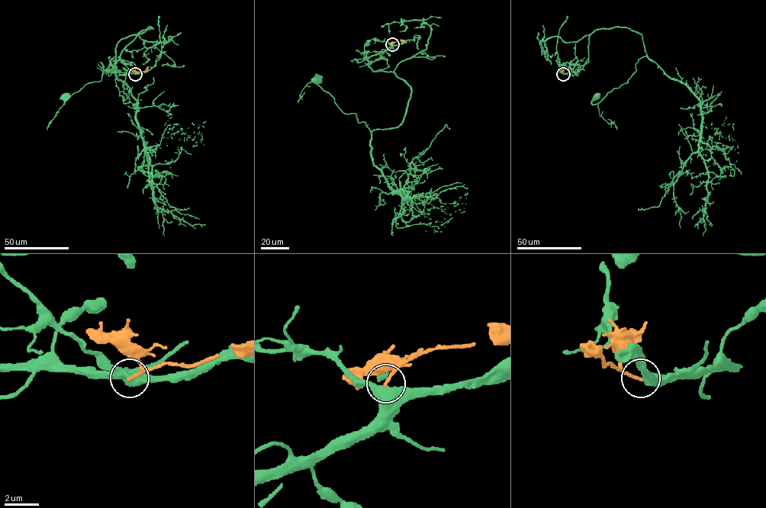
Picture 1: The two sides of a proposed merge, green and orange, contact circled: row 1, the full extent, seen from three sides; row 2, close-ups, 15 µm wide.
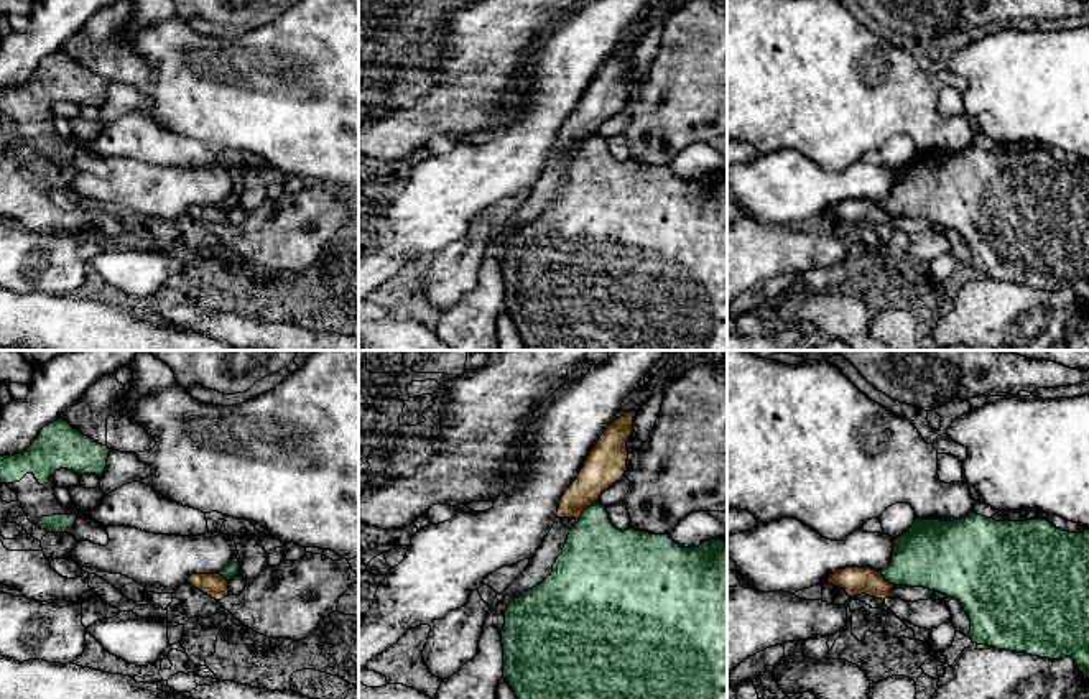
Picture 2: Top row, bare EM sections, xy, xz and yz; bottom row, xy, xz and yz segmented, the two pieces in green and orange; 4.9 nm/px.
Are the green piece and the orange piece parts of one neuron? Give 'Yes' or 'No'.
No

